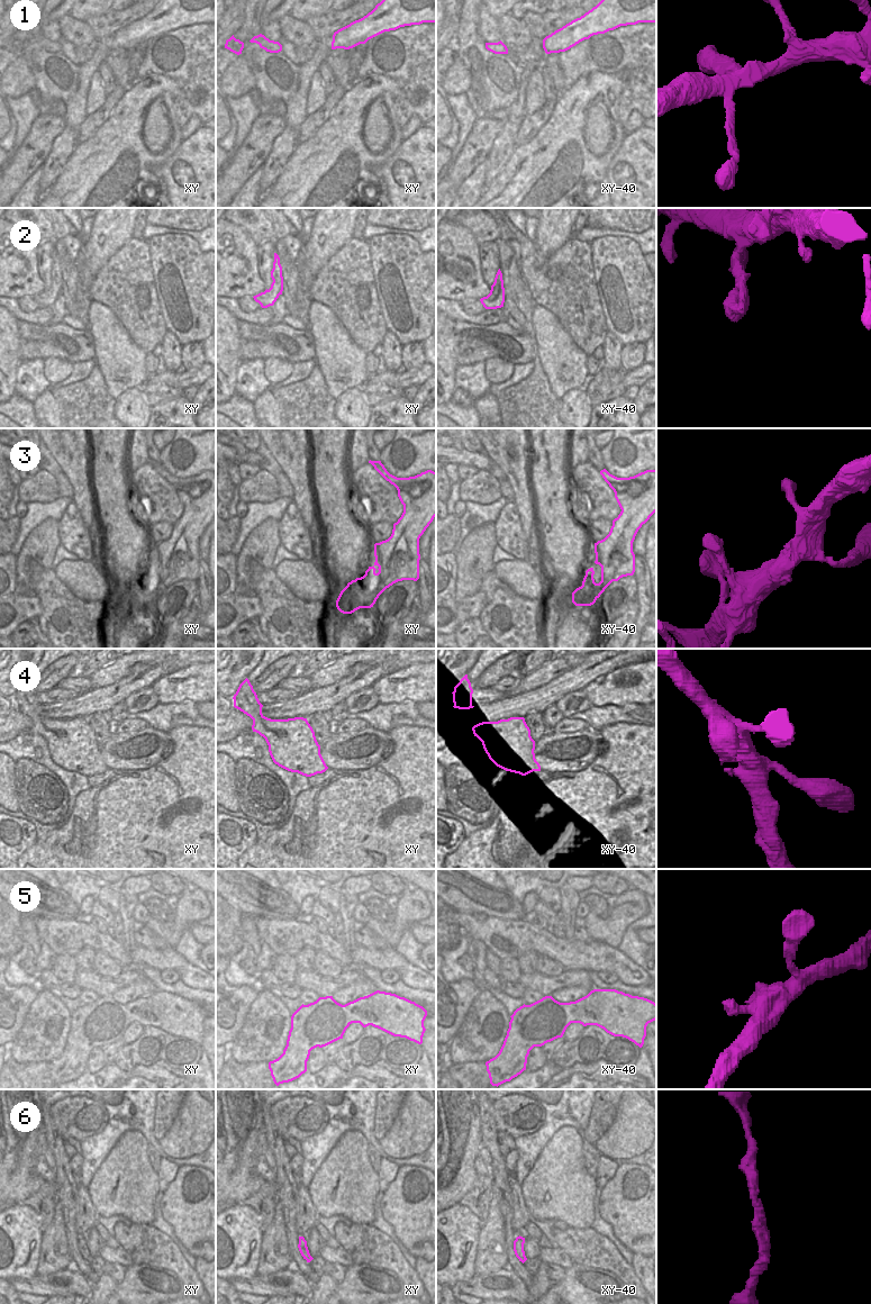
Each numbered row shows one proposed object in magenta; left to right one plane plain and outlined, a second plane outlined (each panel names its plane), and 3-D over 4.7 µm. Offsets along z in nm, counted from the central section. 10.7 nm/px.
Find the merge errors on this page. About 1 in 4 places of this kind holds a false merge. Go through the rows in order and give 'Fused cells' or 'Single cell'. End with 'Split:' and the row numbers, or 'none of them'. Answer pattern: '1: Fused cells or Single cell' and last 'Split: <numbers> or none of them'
1: Single cell
2: Single cell
3: Single cell
4: Single cell
5: Single cell
6: Single cell
Split: none of them

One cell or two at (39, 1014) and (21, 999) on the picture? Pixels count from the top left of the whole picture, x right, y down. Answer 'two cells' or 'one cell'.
two cells

